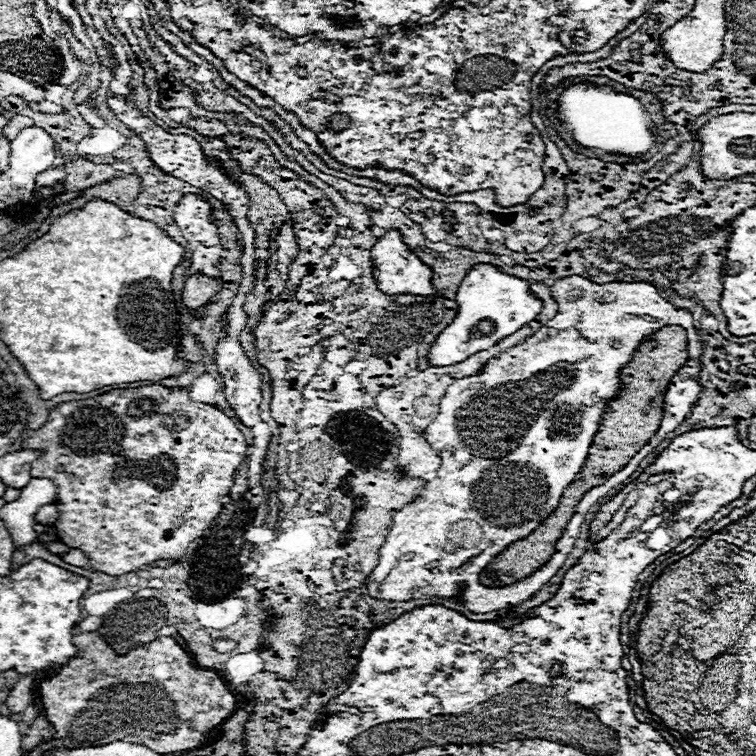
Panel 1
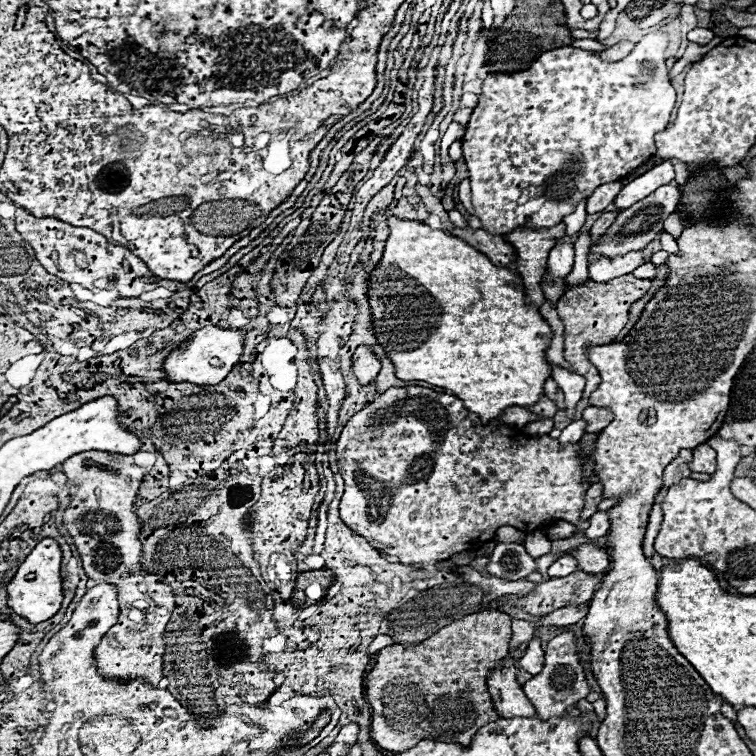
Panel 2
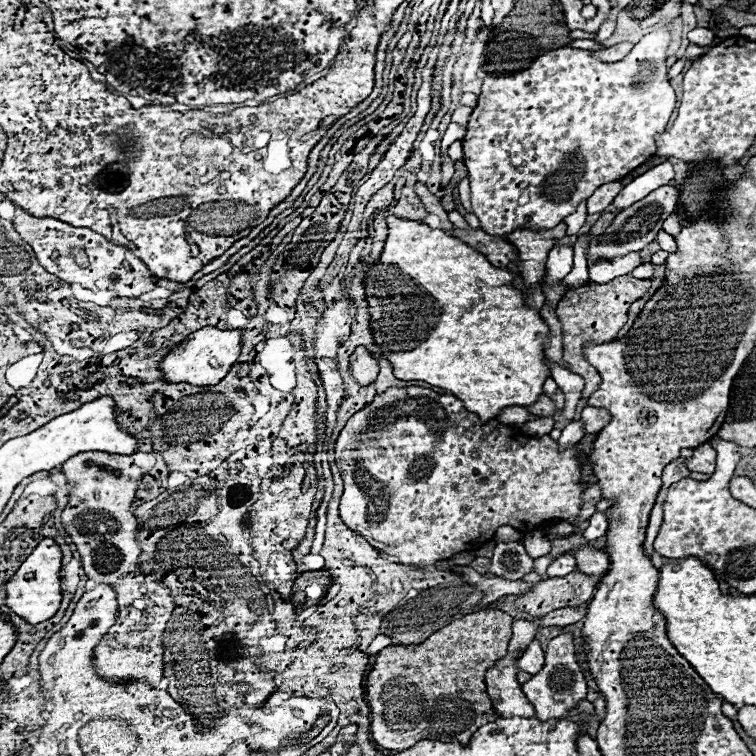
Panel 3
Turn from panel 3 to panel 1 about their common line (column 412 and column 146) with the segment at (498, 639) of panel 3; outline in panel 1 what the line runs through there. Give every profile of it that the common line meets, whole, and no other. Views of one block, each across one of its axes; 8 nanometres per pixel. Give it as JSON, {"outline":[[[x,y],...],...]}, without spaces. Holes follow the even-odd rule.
{"outline":[[[84,632],[74,638],[82,646],[82,656],[68,662],[56,676],[40,684],[40,698],[46,710],[46,718],[56,728],[58,740],[64,748],[82,748],[82,746],[102,746],[114,740],[142,742],[158,754],[174,754],[190,748],[198,748],[206,742],[212,742],[214,730],[234,714],[238,708],[238,698],[232,694],[224,678],[216,670],[206,670],[194,666],[190,654],[180,648],[180,644],[170,636],[160,636],[150,644],[130,650],[124,656],[118,656],[116,650],[104,640],[102,634]]]}

